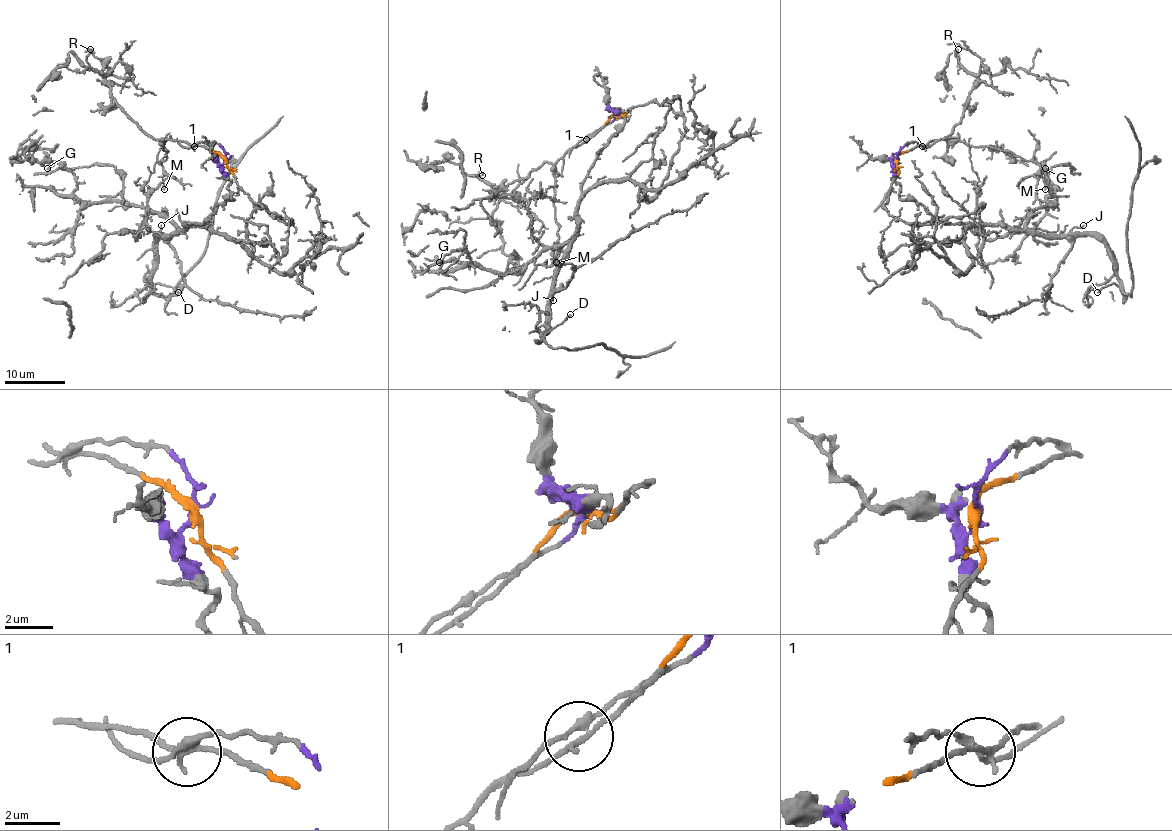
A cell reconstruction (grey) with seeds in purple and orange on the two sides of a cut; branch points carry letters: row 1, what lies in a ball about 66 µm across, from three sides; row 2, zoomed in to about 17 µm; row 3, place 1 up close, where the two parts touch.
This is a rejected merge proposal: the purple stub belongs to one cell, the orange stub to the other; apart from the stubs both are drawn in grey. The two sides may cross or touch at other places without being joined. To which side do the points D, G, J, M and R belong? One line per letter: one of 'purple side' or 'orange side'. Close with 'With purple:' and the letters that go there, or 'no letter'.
D: purple side
G: purple side
J: purple side
M: orange side
R: orange side
With purple: D, G, J

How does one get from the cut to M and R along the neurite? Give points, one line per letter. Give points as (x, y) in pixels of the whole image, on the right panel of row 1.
M: (897, 159), (901, 153), (931, 141), (946, 140), (990, 146), (1034, 161), (1040, 167), (1046, 190)
R: (897, 159), (901, 153), (917, 146), (946, 140), (959, 122), (976, 79), (958, 61), (955, 55), (958, 49)

